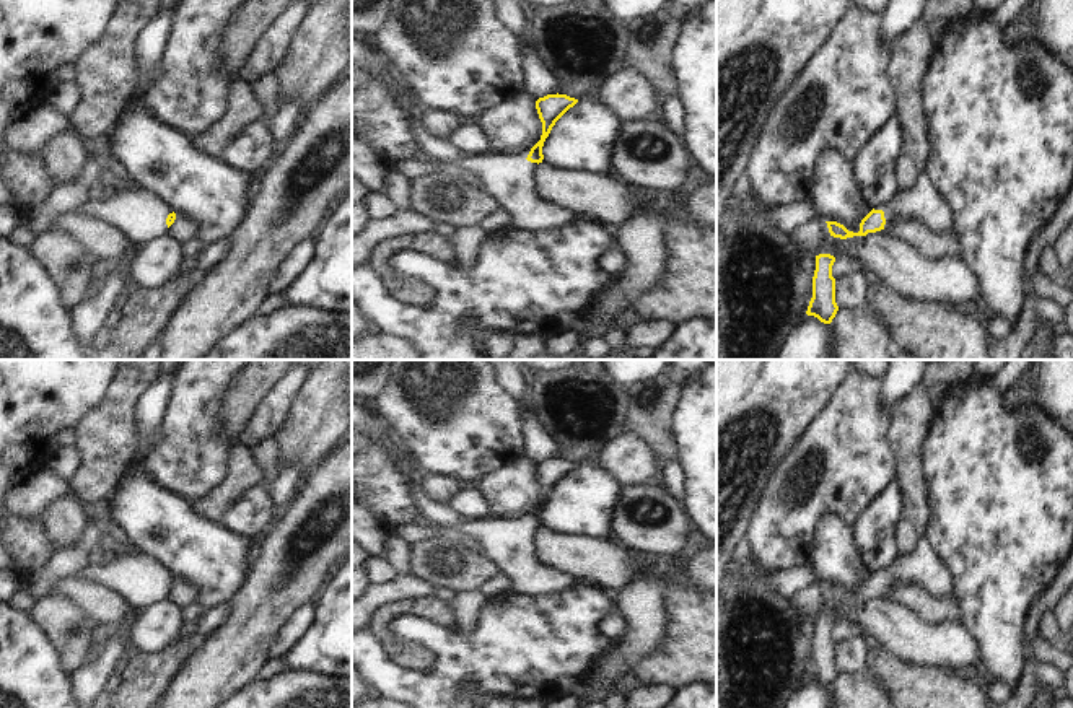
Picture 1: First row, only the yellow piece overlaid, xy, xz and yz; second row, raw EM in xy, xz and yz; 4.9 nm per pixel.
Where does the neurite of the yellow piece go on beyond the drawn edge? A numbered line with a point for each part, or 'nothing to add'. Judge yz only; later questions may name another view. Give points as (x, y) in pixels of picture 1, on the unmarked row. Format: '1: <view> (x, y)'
1: yz (922, 567)

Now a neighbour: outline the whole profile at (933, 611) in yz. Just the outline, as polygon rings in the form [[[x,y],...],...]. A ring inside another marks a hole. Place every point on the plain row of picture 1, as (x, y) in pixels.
[[[909,584],[900,589],[897,599],[918,614],[926,625],[936,625],[944,620],[964,623],[962,609],[954,594],[933,597],[925,588]]]

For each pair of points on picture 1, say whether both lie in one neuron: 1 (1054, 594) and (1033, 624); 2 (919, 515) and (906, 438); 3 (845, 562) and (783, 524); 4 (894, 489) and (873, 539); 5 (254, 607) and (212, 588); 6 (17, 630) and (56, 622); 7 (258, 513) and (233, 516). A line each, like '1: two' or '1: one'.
1: one
2: one
3: two
4: one
5: two
6: two
7: one

